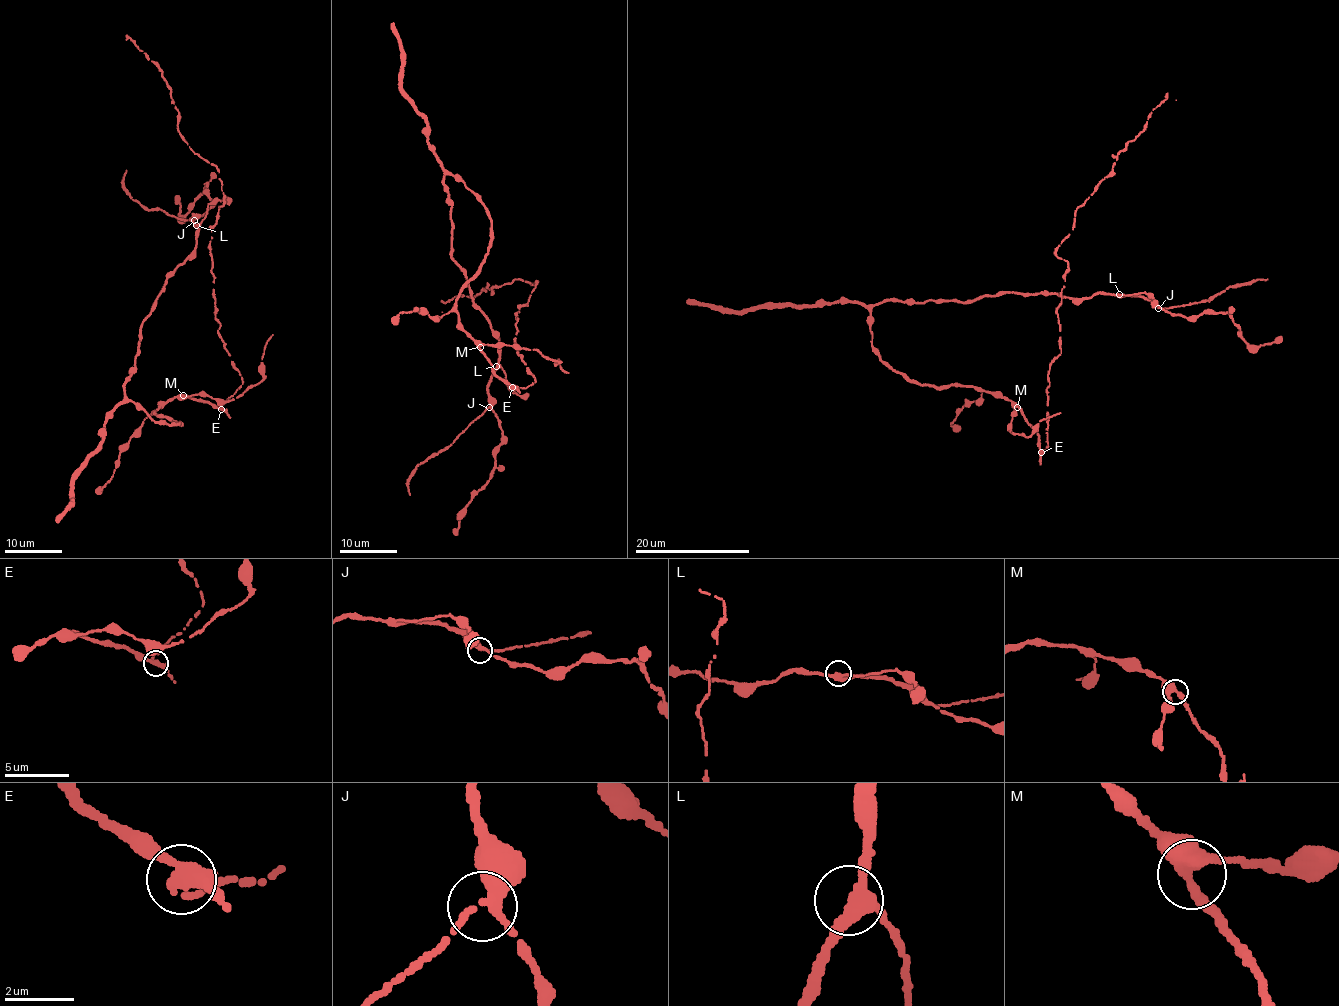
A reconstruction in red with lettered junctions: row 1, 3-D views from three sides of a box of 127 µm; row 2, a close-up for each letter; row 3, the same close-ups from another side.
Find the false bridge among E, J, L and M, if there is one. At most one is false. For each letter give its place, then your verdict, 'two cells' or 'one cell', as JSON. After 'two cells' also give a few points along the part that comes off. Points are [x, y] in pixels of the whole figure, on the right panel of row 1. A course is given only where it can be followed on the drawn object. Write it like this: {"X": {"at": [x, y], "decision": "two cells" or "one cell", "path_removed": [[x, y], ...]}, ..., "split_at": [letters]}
{"E": {"at": [1041, 452], "decision": "two cells", "path_removed": [[1041, 452], [1067, 269], [1055, 249], [1073, 227], [1075, 211], [1153, 109], [1176, 99]]}, "J": {"at": [1158, 308], "decision": "one cell"}, "L": {"at": [1119, 294], "decision": "one cell"}, "M": {"at": [1017, 407], "decision": "one cell"}, "split_at": ["E"]}

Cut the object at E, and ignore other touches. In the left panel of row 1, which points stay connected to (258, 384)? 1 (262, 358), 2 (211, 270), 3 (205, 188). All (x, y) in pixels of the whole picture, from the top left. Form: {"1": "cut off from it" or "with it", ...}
{"1": "with it", "2": "cut off from it", "3": "with it"}

